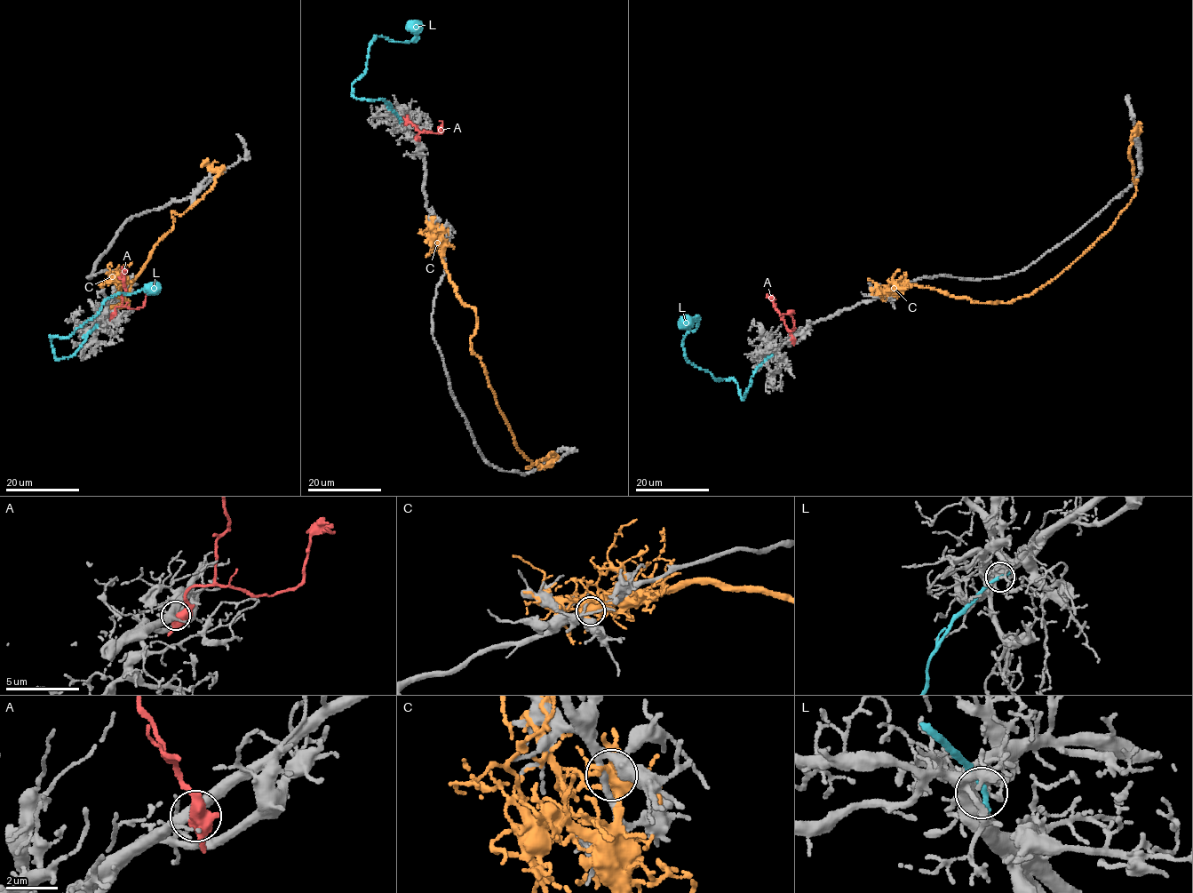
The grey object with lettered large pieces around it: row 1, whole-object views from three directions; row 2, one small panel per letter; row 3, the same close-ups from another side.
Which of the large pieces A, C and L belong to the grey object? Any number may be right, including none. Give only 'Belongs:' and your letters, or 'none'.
Belongs: L

